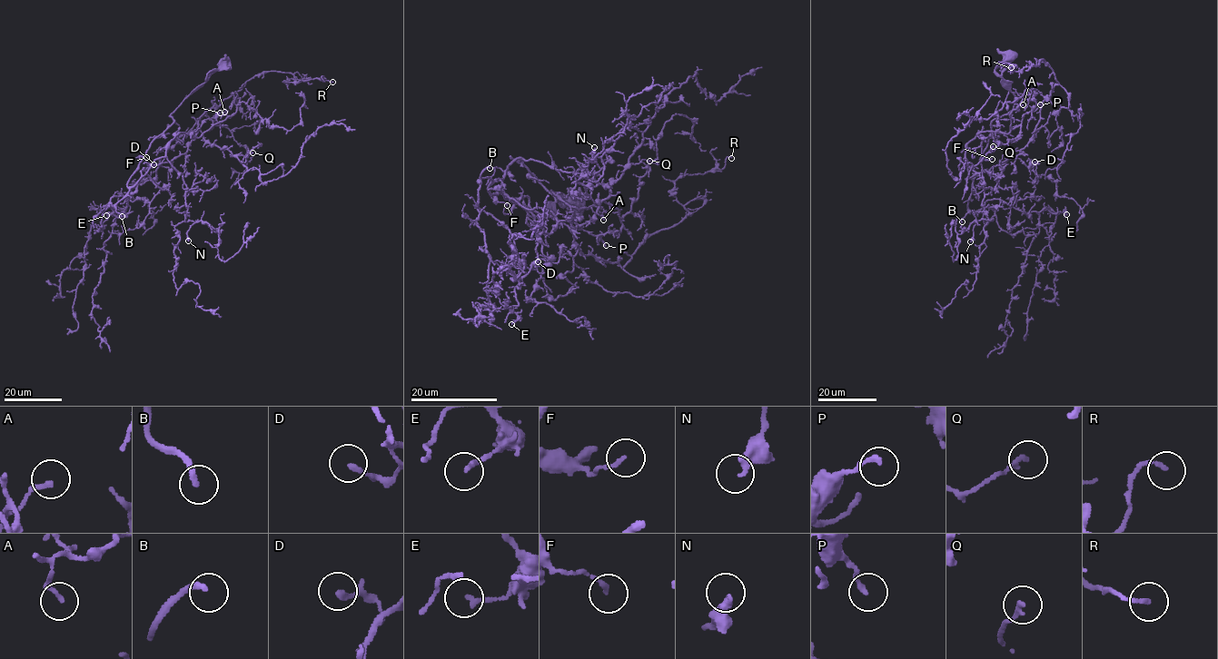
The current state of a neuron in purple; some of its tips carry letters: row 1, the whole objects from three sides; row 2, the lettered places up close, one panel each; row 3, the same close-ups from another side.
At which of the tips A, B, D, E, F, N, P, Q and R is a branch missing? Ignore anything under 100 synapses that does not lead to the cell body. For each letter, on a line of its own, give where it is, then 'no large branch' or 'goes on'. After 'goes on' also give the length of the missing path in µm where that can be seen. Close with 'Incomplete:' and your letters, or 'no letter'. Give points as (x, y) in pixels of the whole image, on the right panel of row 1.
A: at (1023, 104); no large branch
B: at (962, 221); goes on; about 90 µm are missing
D: at (1034, 162); no large branch
E: at (1066, 214); no large branch
F: at (992, 159); no large branch
N: at (970, 241); no large branch
P: at (1040, 104); no large branch
Q: at (993, 146); no large branch
R: at (1011, 67); no large branch
Incomplete: B

